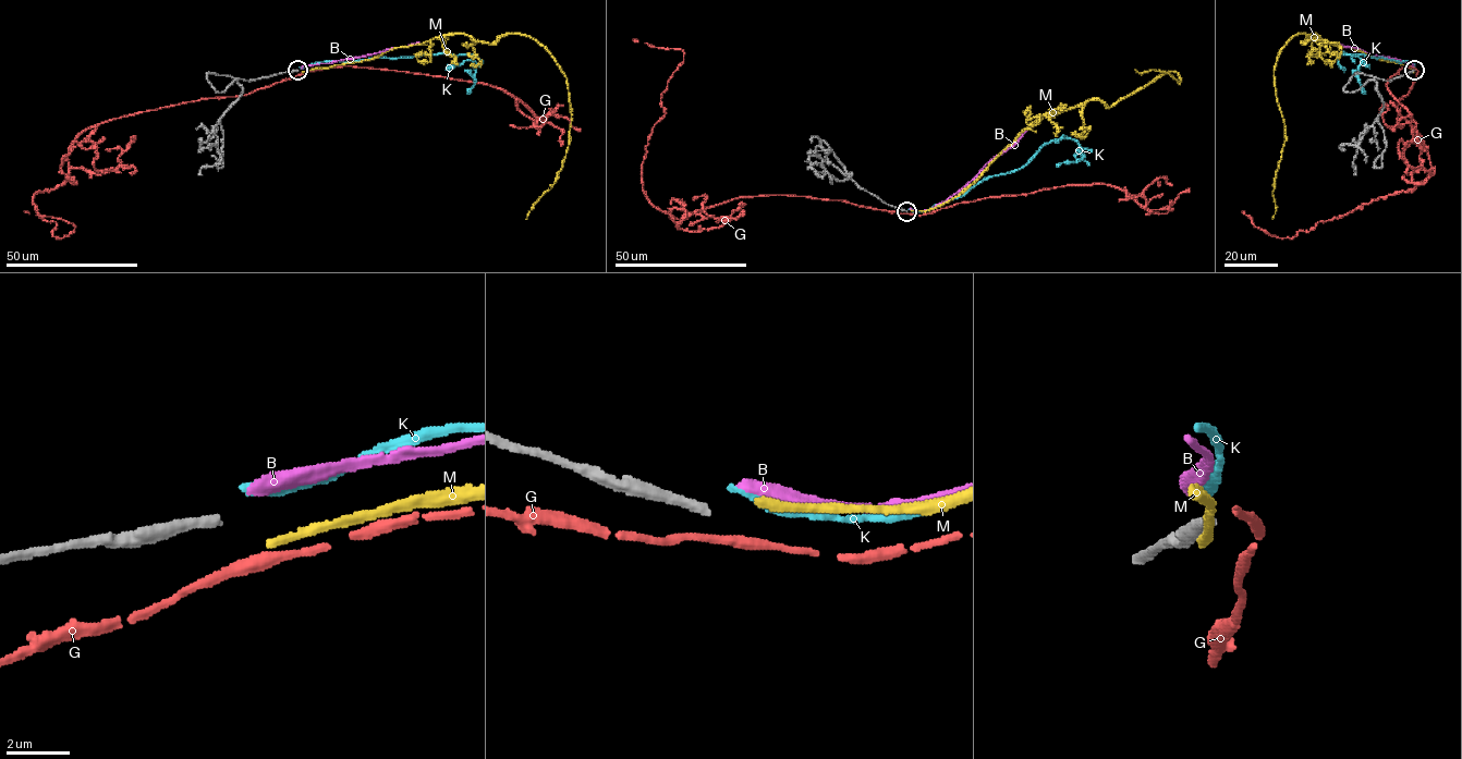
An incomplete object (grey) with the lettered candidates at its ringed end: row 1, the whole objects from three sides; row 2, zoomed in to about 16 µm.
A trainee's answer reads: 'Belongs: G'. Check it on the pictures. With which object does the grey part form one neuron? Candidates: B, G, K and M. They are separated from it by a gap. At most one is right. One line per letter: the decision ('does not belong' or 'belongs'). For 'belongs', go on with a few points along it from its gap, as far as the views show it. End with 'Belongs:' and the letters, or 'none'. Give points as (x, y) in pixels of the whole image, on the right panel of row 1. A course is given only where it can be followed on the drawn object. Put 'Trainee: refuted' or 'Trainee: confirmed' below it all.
B: does not belong
G: does not belong
K: does not belong
M: does not belong
Belongs: none
Trainee: refuted

